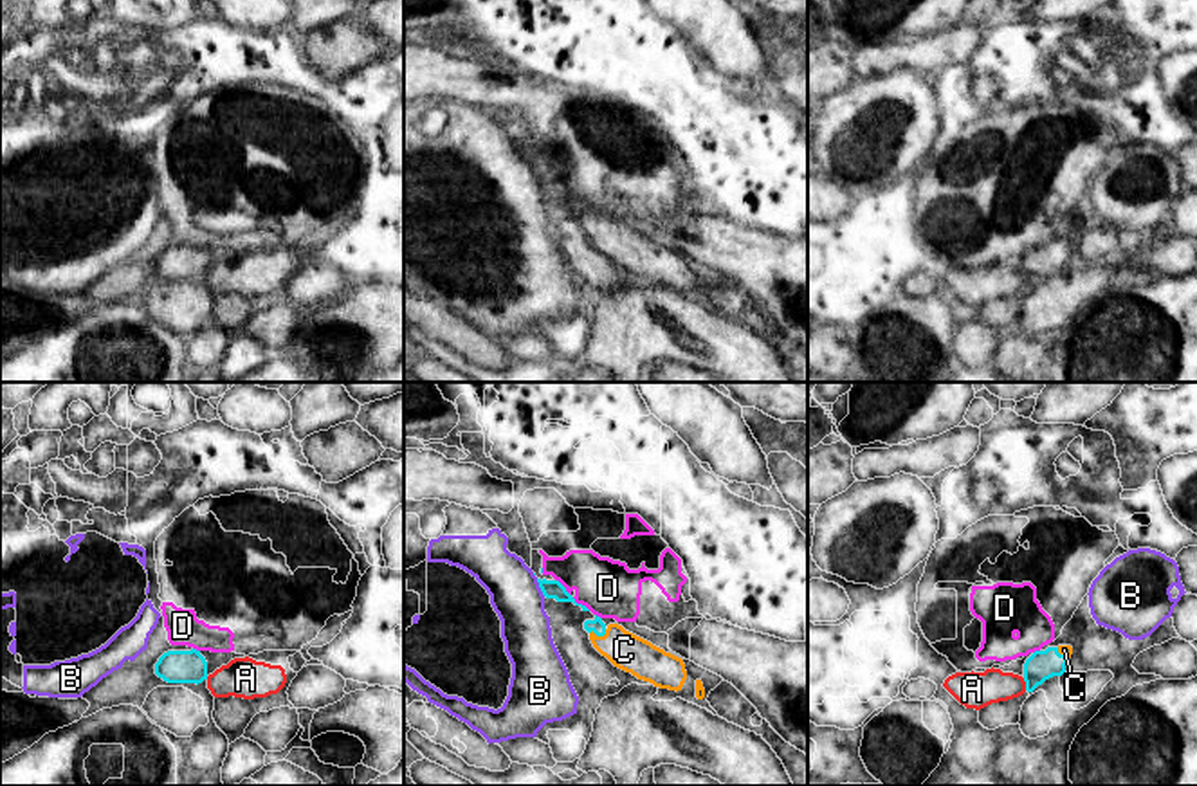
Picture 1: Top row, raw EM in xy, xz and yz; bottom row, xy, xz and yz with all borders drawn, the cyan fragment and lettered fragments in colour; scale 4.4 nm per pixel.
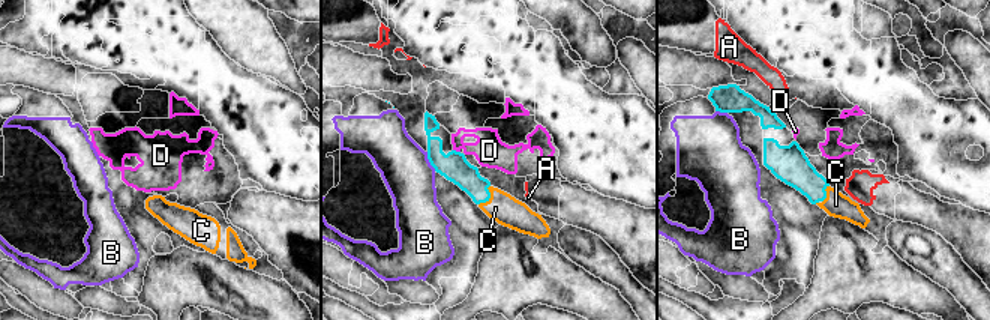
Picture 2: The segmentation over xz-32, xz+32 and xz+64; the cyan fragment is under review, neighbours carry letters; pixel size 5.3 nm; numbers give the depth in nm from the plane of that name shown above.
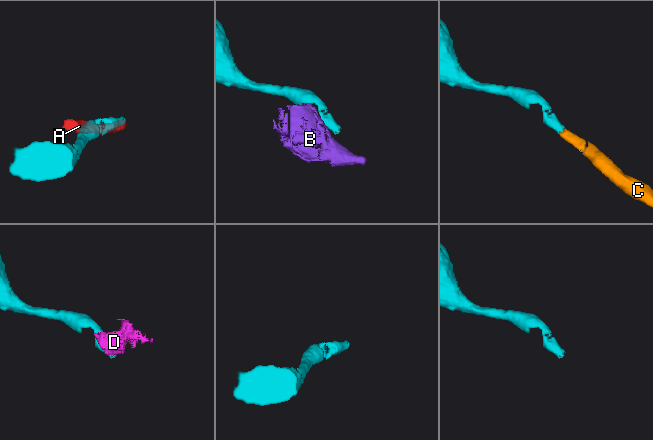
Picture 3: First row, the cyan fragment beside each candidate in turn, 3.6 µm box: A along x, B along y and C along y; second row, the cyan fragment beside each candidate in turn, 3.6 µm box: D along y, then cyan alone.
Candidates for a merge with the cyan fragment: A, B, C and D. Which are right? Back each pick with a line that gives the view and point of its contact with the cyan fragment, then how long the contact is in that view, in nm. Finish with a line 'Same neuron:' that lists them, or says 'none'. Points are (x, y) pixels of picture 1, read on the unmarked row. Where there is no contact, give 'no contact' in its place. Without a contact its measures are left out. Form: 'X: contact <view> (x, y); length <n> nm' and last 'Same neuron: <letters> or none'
C: contact xz (599, 231); length 80 nm
Same neuron: C

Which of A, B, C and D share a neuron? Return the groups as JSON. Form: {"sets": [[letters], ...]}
{"sets": [["A"], ["B"], ["C"], ["D"]]}

